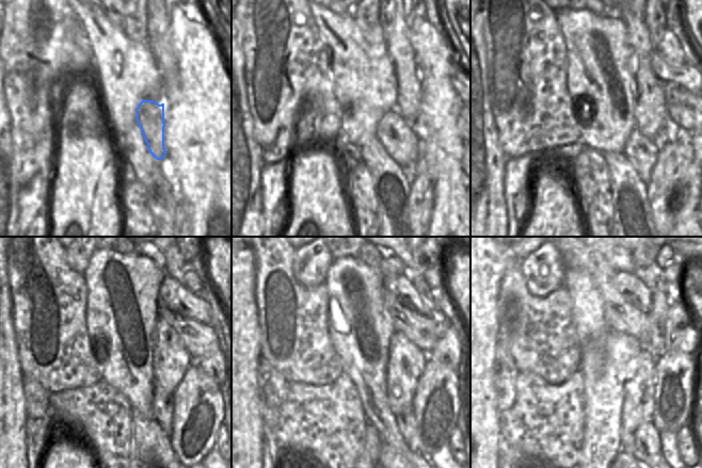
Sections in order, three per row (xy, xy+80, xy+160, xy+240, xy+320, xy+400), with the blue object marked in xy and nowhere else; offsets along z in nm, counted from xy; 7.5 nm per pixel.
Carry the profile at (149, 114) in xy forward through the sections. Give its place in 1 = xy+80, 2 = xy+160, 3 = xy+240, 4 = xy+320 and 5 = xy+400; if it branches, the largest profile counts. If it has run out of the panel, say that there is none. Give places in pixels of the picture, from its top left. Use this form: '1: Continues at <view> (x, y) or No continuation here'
1: Continues at xy+80 (395, 132)
2: Continues at xy+160 (642, 152)
3: Continues at xy+240 (162, 402)
4: Continues at xy+320 (405, 421)
5: Continues at xy+400 (647, 436)

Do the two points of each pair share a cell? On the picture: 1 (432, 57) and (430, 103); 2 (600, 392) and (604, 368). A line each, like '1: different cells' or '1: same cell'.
1: same cell
2: same cell

